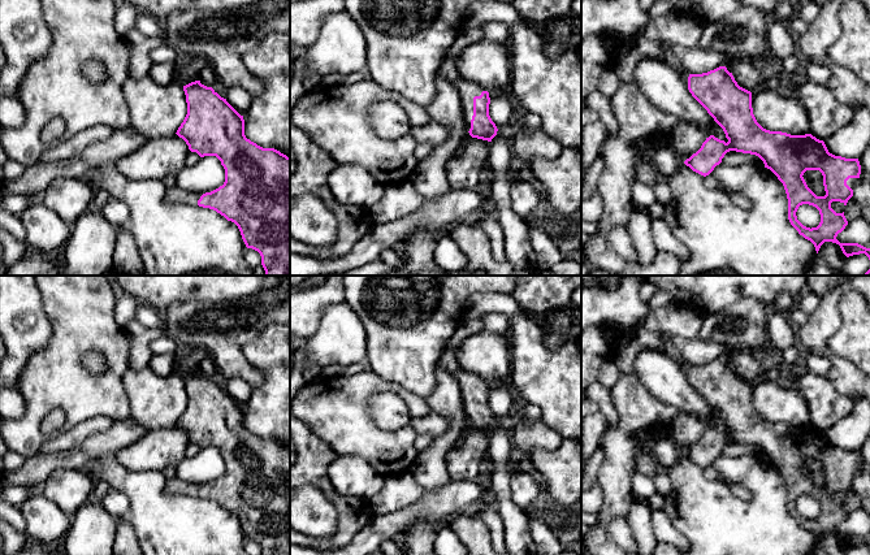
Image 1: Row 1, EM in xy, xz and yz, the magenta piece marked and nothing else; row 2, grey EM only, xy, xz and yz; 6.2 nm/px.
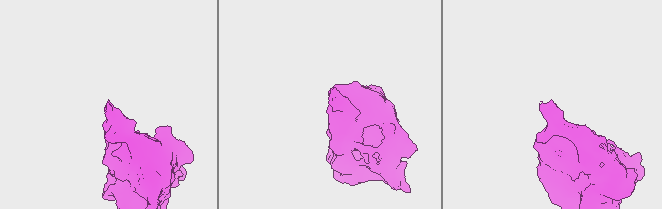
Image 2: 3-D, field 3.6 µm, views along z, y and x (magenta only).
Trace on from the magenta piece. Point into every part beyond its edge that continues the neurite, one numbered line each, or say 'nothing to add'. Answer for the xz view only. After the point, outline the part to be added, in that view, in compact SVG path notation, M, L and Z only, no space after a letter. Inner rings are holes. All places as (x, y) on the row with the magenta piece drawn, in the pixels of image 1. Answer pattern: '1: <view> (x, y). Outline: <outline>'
1: xz (467, 90). Outline: M463 27L458 34L455 42L450 47L443 64L438 69L438 74L447 79L459 92L462 107L464 112L464 121L467 123L467 131L471 129L471 120L473 116L473 97L480 96L484 87L466 81L458 70L458 57L459 55L471 44L482 40L482 27Z

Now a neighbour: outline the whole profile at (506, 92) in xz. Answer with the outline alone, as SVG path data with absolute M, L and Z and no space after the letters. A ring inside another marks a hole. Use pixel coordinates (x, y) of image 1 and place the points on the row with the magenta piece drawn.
M499 87L497 90L493 90L489 92L489 97L490 97L490 100L498 99L498 97L505 97L511 103L516 114L520 112L510 87Z

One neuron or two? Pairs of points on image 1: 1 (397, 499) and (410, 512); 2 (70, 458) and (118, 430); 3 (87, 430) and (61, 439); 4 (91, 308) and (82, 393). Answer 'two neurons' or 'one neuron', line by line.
1: two neurons
2: one neuron
3: one neuron
4: one neuron

